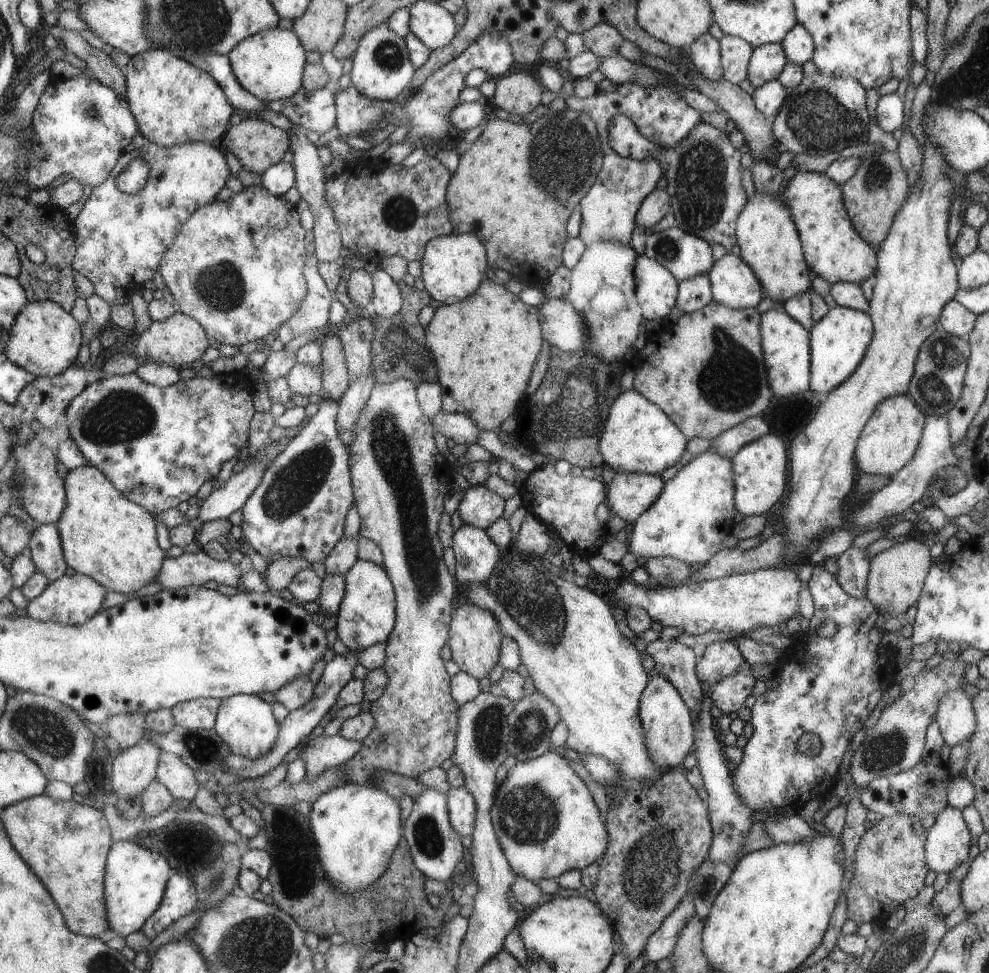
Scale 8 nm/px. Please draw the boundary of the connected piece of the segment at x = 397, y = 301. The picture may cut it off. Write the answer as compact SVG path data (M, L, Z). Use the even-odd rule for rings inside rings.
M378 266L370 267L373 294L370 310L378 317L388 319L402 308L402 300L397 283Z

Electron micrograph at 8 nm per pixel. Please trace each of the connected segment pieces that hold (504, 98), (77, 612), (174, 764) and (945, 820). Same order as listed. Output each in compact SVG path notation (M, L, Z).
M511 72L495 79L496 85L492 96L495 106L509 114L523 117L537 104L541 94L540 82L525 72Z
M75 573L73 576L63 575L56 581L50 581L47 590L29 602L25 608L27 616L38 621L53 621L64 625L82 625L99 611L111 591L90 576Z
M162 752L159 755L156 780L167 788L174 799L191 800L198 787L193 771L173 753Z
M946 805L927 832L926 861L934 875L949 874L967 860L969 830L958 808Z

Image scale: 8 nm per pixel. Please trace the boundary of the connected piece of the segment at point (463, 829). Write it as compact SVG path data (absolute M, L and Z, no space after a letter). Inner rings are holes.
M463 786L449 788L446 792L446 807L450 825L461 836L471 836L474 832L474 797Z

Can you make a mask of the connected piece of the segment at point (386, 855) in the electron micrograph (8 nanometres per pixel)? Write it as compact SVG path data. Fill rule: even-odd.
M345 783L321 793L312 803L309 812L310 829L317 843L320 863L333 882L343 892L363 890L373 884L390 864L391 852L399 840L399 806L386 792L375 787Z

